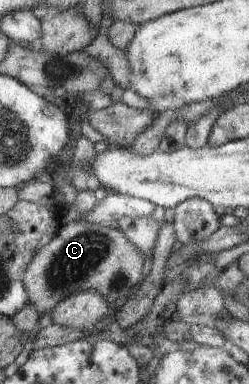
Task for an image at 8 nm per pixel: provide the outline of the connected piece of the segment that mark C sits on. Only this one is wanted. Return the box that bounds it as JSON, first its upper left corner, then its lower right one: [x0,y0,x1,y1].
[25,219,142,315]

